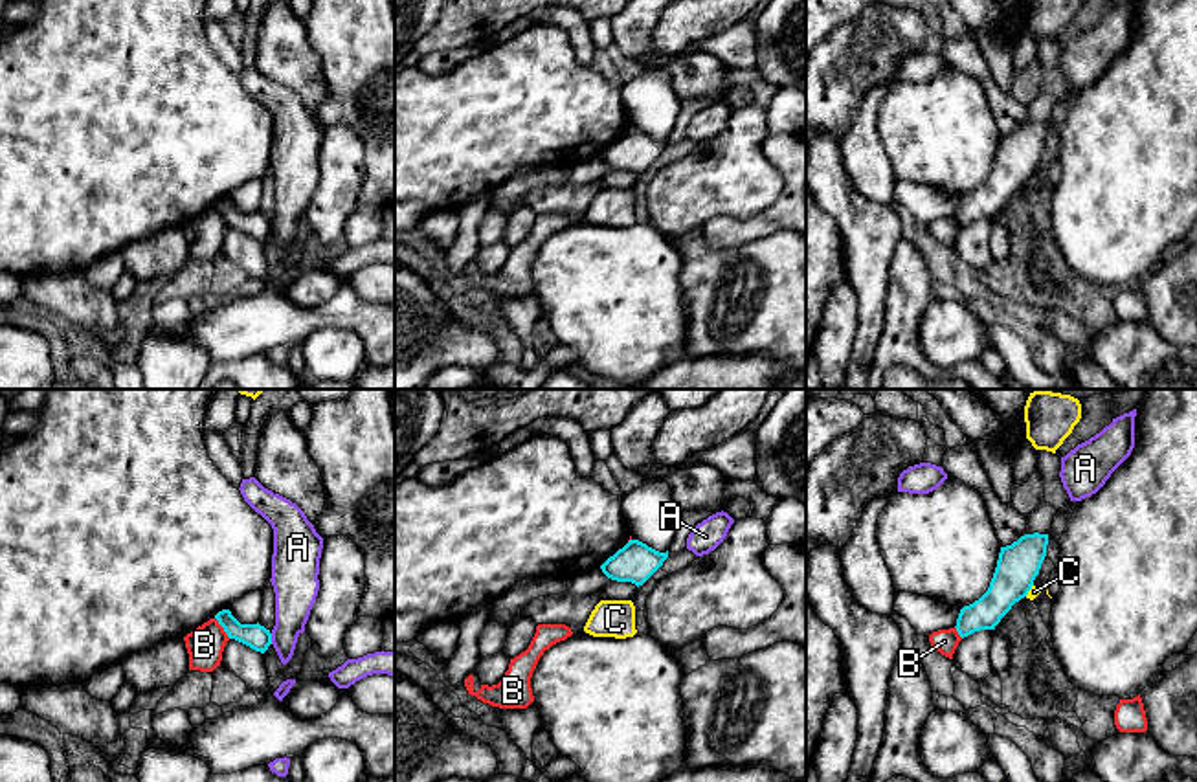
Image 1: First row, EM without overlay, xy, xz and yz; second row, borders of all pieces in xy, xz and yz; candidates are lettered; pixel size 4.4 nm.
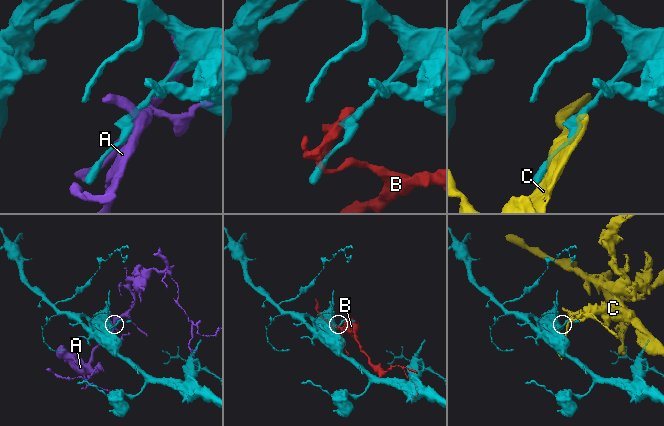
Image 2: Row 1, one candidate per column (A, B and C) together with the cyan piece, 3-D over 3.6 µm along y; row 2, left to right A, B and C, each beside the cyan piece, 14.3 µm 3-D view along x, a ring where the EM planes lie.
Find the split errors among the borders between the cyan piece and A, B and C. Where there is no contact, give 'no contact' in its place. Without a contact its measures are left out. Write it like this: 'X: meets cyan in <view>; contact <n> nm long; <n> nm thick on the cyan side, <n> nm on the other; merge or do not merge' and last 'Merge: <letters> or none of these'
A: meets cyan in xy; contact 50 nm long; 110 nm thick on the cyan side, 190 nm on the other; do not merge
B: meets cyan in xy; contact 120 nm long; 110 nm thick on the cyan side, 160 nm on the other; do not merge
C: meets cyan in yz; contact 70 nm long; 190 nm thick on the cyan side, 50 nm on the other; do not merge
Merge: none of these

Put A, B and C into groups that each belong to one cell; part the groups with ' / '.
A / B / C

